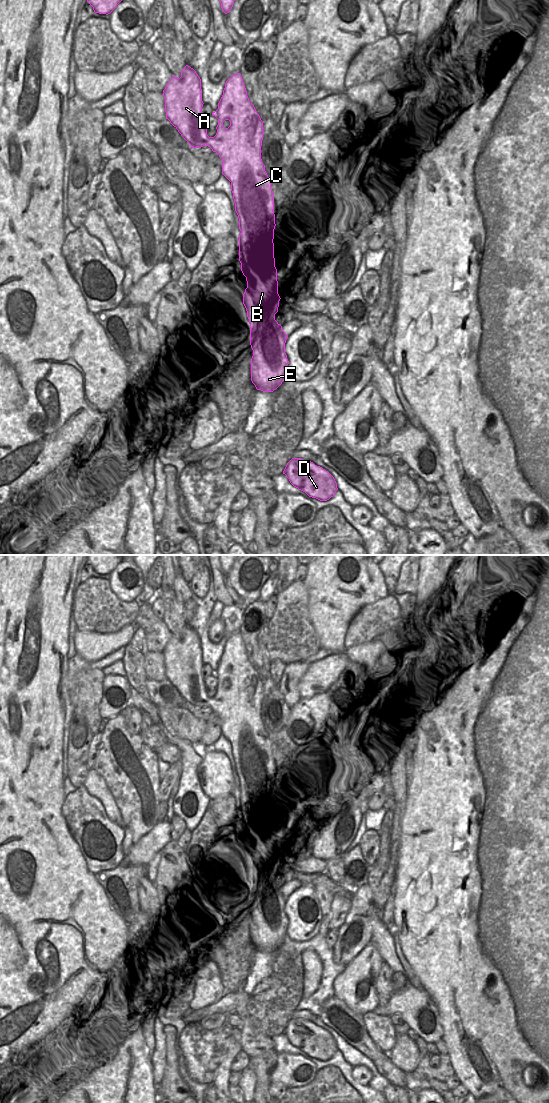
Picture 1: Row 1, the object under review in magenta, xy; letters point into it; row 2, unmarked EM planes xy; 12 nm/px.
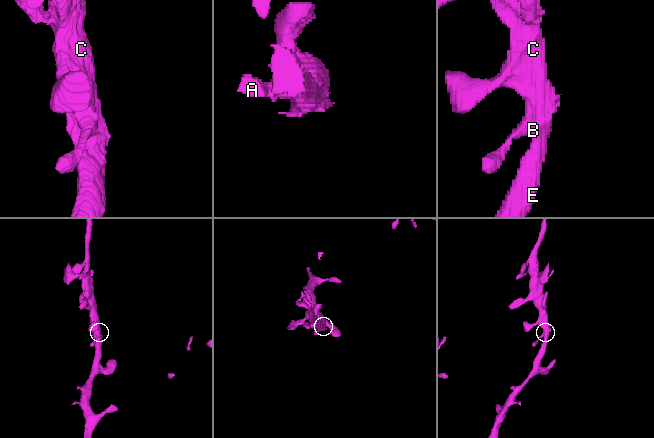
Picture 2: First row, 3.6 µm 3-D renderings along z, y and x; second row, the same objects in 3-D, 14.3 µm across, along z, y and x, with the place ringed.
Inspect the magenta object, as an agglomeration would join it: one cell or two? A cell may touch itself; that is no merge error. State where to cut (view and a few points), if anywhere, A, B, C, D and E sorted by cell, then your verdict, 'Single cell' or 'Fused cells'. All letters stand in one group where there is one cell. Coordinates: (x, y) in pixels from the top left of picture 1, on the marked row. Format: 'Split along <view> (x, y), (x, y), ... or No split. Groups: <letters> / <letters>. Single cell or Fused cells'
No split. Groups: A B C D E. Single cell

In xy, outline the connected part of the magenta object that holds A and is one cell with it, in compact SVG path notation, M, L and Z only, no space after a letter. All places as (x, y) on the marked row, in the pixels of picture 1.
M186 65L181 71L181 77L172 75L170 81L163 90L165 98L166 119L178 130L181 136L190 144L191 148L208 146L216 152L222 161L222 174L231 182L231 191L235 203L235 211L239 218L239 261L241 271L246 277L247 288L243 294L243 304L247 311L250 324L250 345L253 350L251 358L251 381L257 390L273 392L287 376L289 361L285 353L285 343L288 335L282 326L275 320L278 312L280 296L278 294L277 269L274 258L274 197L271 189L271 181L265 171L265 165L261 159L261 146L263 140L263 121L257 113L254 105L249 101L247 91L240 73L232 75L225 83L223 95L218 103L218 109L212 113L218 119L217 133L214 137L207 135L205 120L202 117L202 89L201 79L196 71Z

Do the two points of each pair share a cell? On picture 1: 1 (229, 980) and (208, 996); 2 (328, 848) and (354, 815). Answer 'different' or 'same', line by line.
1: different
2: same

